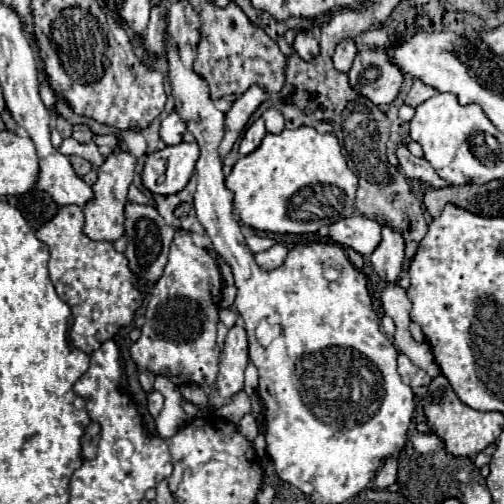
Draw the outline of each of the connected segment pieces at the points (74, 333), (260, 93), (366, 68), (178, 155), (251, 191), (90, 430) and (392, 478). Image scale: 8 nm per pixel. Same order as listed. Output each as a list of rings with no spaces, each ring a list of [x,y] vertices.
[[[62,206],[58,210],[58,214],[36,232],[36,236],[50,248],[52,258],[48,262],[48,268],[50,268],[50,278],[56,288],[56,294],[72,310],[74,322],[70,328],[70,340],[76,348],[80,348],[82,352],[86,352],[90,356],[106,340],[110,340],[118,332],[118,328],[130,324],[134,318],[134,312],[142,304],[142,294],[132,284],[134,274],[128,268],[128,260],[122,252],[116,252],[110,242],[94,242],[82,232],[82,208],[78,208],[78,206]]]
[[[250,88],[246,90],[234,104],[232,108],[226,112],[224,118],[224,140],[220,144],[220,154],[222,158],[232,150],[236,138],[242,134],[242,130],[246,128],[250,116],[256,112],[256,108],[266,100],[266,88]]]
[[[362,48],[358,52],[348,78],[356,92],[378,106],[390,104],[404,82],[402,70],[386,60],[386,52],[374,52],[374,48]]]
[[[180,142],[178,146],[166,146],[164,150],[152,152],[146,158],[144,172],[142,172],[142,184],[152,194],[176,194],[180,192],[196,166],[198,160],[198,144],[186,144]]]
[[[302,126],[302,128],[296,128],[296,130],[282,130],[280,134],[266,134],[266,138],[262,140],[262,144],[252,154],[240,158],[234,164],[232,172],[226,176],[226,188],[234,192],[234,202],[232,204],[234,204],[236,214],[240,216],[240,222],[242,224],[248,224],[248,226],[252,226],[256,230],[272,232],[272,234],[308,234],[308,232],[318,232],[322,226],[330,226],[330,224],[334,224],[340,218],[346,218],[348,212],[354,212],[358,178],[354,176],[354,172],[350,172],[350,168],[346,164],[346,158],[342,156],[342,146],[340,146],[340,142],[338,142],[338,138],[334,134],[320,134],[314,128]]]
[[[90,422],[84,430],[84,436],[82,436],[82,456],[84,458],[94,458],[96,456],[96,448],[98,448],[98,424]]]
[[[386,458],[382,470],[378,472],[378,476],[374,480],[374,484],[378,488],[388,488],[390,484],[396,482],[396,478],[398,478],[398,462],[396,462],[396,458]]]

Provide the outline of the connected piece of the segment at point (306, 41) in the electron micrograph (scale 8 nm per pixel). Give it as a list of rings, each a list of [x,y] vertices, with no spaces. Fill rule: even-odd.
[[[300,32],[294,40],[294,50],[302,60],[314,60],[314,56],[318,56],[318,40],[310,34]]]

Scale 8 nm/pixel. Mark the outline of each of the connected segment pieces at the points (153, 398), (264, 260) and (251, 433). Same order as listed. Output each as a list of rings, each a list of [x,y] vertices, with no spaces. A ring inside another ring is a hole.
[[[150,390],[146,396],[148,396],[148,410],[150,410],[150,414],[156,418],[156,416],[160,414],[160,410],[162,410],[164,396],[162,396],[158,390]]]
[[[276,244],[274,248],[270,248],[270,250],[266,250],[266,252],[254,254],[254,260],[256,260],[256,264],[258,264],[260,268],[264,268],[264,270],[274,270],[274,268],[278,268],[278,266],[286,260],[286,254],[288,254],[286,246],[284,246],[284,244]]]
[[[246,414],[246,416],[240,420],[238,430],[240,430],[242,436],[246,436],[250,442],[258,436],[258,424],[256,424],[256,420],[252,418],[252,414]]]

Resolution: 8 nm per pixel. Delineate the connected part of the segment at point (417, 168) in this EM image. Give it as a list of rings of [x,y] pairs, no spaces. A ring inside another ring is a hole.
[[[400,144],[400,146],[396,148],[396,158],[398,158],[400,168],[404,170],[406,178],[418,178],[418,180],[422,180],[422,182],[426,182],[426,184],[430,184],[430,186],[436,186],[436,188],[448,186],[448,182],[442,180],[442,178],[434,172],[434,168],[432,168],[424,158],[412,156],[404,144]]]

